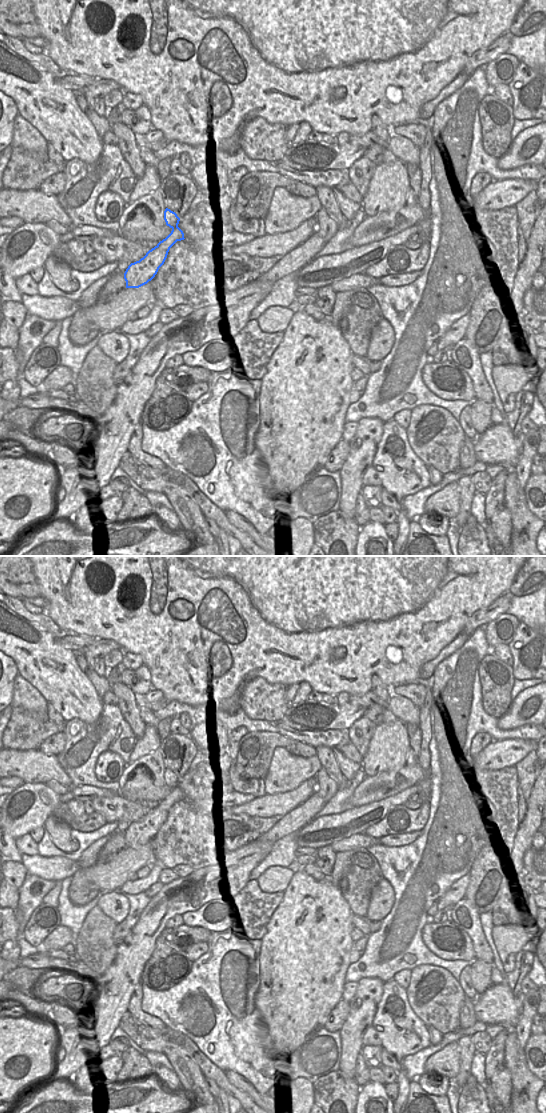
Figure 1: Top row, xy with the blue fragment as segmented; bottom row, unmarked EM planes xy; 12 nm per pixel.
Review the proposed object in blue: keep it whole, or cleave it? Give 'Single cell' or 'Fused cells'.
Fused cells.

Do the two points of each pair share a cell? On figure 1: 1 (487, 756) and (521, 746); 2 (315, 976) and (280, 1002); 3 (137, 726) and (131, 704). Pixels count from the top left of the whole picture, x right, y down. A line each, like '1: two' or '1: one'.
1: one
2: one
3: one

